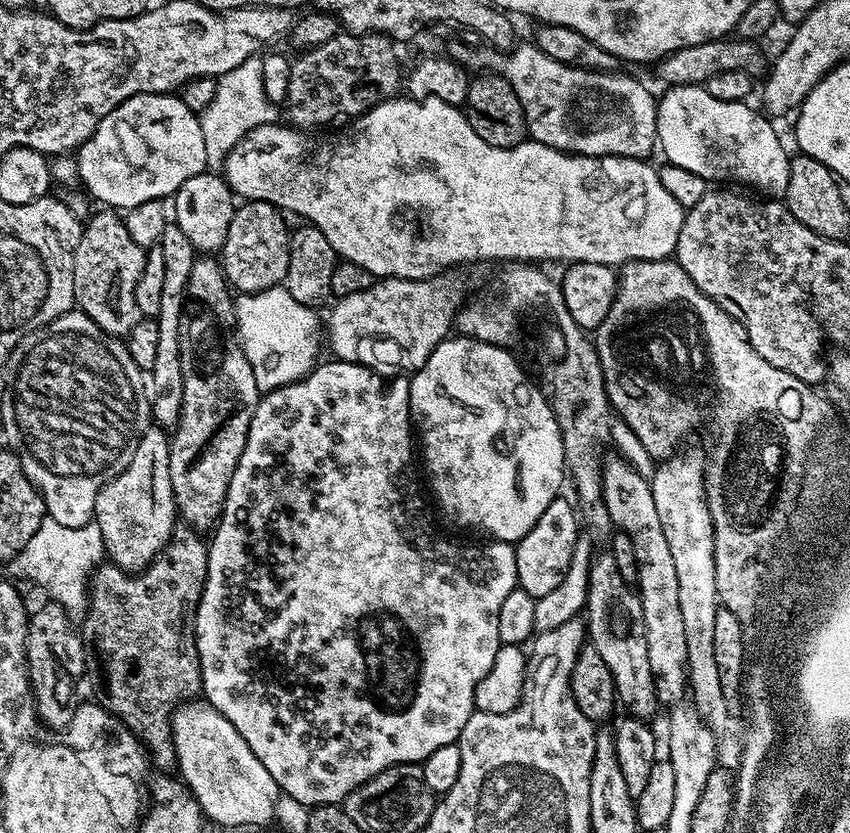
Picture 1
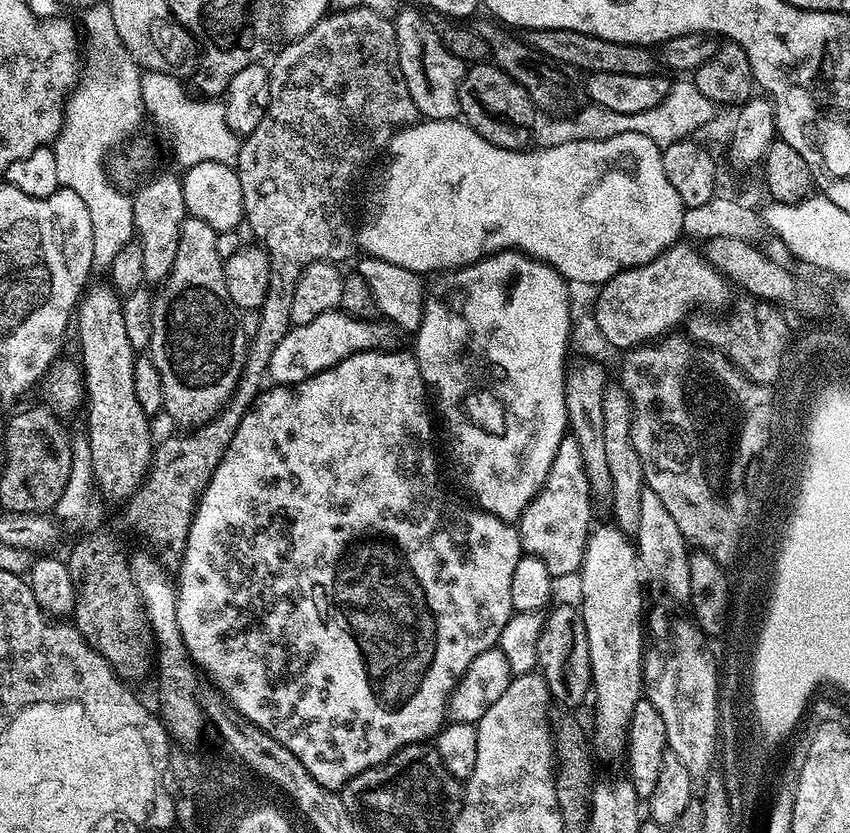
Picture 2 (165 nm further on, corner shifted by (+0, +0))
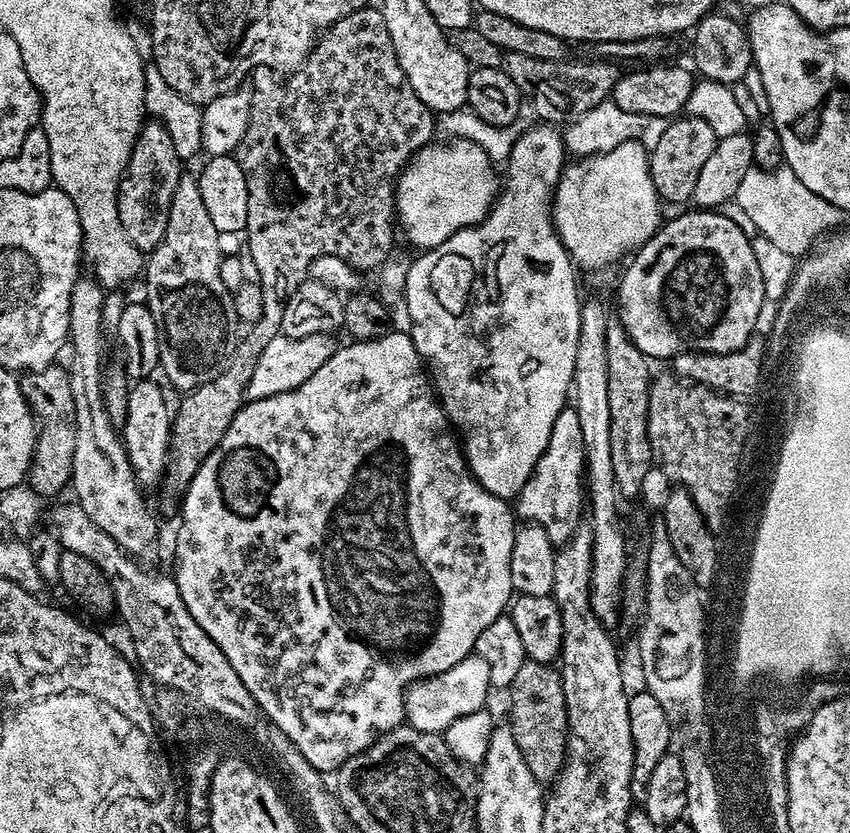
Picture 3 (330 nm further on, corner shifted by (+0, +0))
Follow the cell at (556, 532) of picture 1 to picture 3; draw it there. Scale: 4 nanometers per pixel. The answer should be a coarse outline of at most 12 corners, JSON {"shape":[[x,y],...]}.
{"shape":[[575,407],[515,497],[521,521],[567,544],[586,516],[586,461]]}

